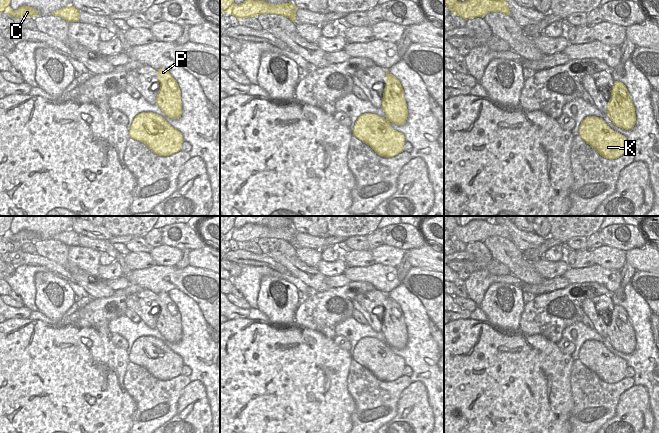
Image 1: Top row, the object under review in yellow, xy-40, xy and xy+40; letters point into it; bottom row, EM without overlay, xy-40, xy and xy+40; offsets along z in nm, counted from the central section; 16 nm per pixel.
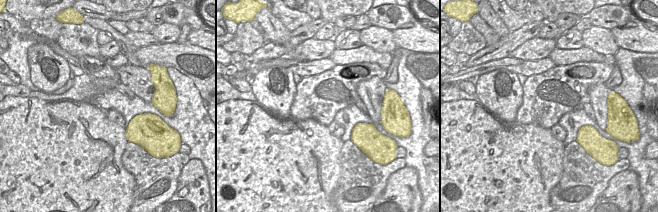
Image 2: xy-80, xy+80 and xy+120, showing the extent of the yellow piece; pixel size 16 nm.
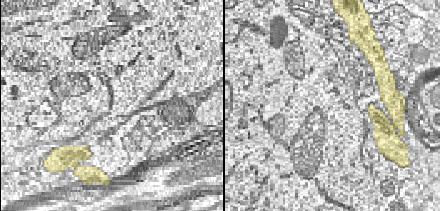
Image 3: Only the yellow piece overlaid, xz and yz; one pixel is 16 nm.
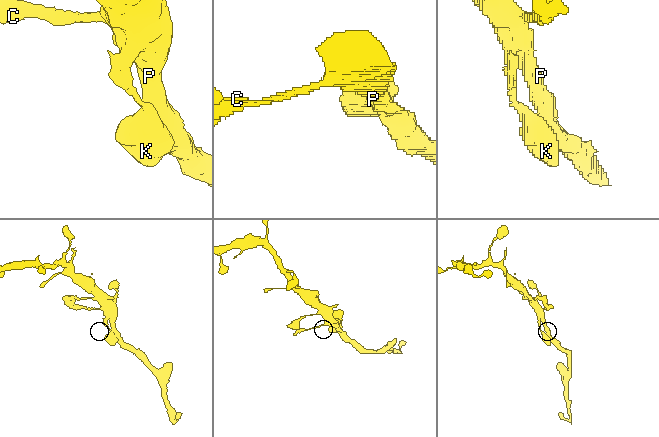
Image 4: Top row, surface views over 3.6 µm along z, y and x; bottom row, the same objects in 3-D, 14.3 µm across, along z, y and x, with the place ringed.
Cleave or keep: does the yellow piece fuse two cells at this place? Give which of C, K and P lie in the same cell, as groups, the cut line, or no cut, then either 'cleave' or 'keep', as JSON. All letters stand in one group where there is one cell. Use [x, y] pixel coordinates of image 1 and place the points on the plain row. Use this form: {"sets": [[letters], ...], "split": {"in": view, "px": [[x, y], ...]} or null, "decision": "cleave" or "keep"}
{"sets": [["C", "K", "P"]], "split": null, "decision": "keep"}

